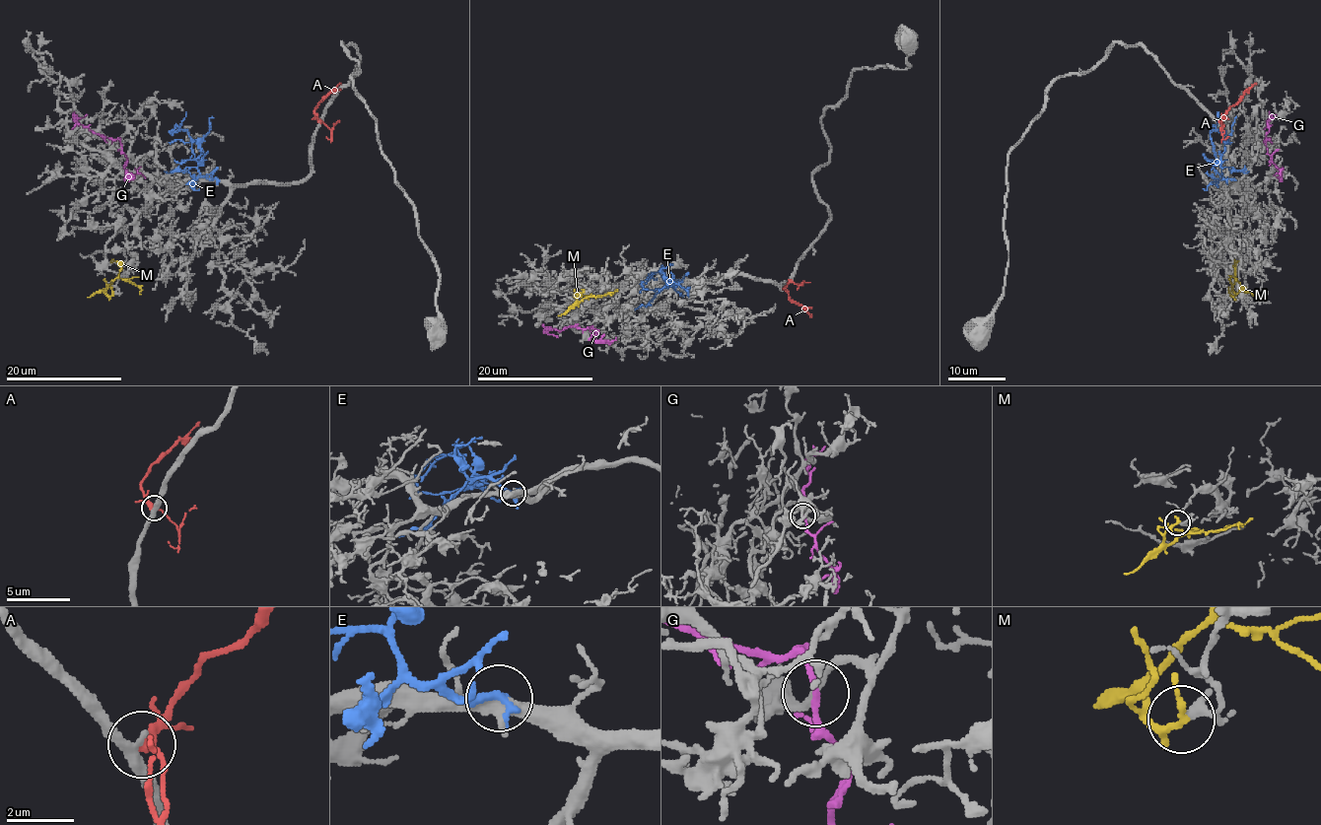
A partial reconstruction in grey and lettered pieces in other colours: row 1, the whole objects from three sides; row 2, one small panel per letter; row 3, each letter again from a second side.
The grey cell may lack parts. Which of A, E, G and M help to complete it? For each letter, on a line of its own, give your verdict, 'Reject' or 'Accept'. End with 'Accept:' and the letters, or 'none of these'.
A: Reject
E: Reject
G: Reject
M: Reject
Accept: none of these

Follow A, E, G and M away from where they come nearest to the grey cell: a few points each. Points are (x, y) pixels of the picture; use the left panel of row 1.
A: (320, 122), (314, 108), (340, 83)
E: (216, 178), (200, 173), (188, 133), (179, 127), (185, 111)
G: (122, 146), (117, 139), (102, 138), (77, 122), (79, 117), (87, 114)
M: (111, 294), (106, 293), (116, 278), (129, 280), (141, 290), (141, 294)

